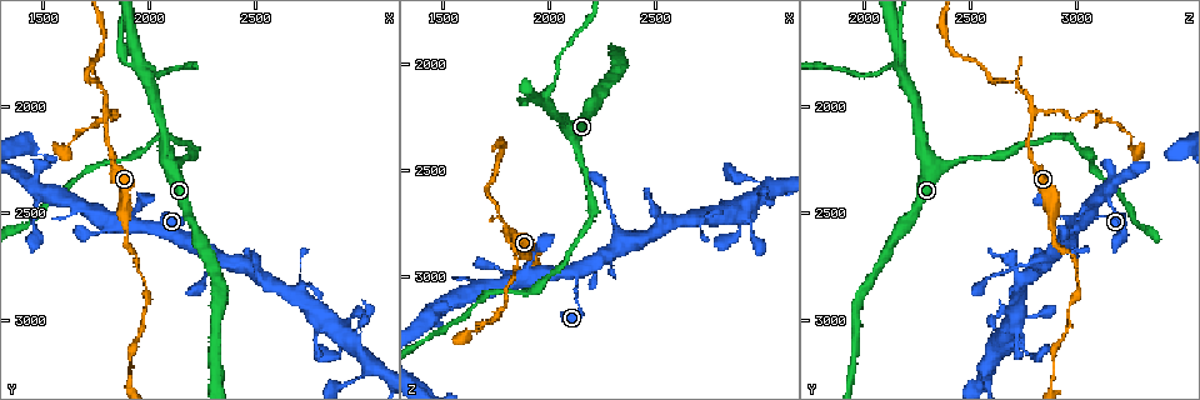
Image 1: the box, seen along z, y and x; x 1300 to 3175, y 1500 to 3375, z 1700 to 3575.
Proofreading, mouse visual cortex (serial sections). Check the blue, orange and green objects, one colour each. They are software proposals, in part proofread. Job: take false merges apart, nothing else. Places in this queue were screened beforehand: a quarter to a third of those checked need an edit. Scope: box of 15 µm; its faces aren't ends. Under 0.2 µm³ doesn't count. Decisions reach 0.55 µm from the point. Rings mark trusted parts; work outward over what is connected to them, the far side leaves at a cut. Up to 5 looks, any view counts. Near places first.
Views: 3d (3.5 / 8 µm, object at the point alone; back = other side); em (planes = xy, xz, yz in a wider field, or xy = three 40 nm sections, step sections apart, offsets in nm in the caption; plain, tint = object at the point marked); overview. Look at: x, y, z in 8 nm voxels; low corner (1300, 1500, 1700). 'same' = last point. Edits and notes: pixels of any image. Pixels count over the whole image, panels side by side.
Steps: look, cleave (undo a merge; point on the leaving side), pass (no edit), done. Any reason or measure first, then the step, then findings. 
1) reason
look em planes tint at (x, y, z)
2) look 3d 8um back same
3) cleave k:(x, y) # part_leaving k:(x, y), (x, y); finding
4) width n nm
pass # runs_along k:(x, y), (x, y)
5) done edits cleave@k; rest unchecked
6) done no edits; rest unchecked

two arms in line, one across
look 3d 3.5um at (1800, 2050, 2790)

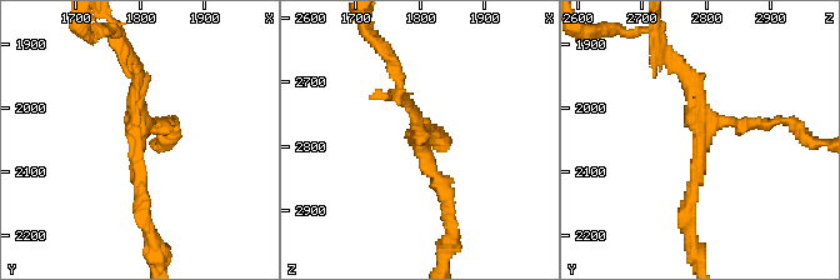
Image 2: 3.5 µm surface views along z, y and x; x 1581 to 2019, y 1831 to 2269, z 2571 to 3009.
arms 3; arm_widths 150, 200, 200 nm; need the tissue
look em xy step 3 tint at (1800, 2045, 2790)

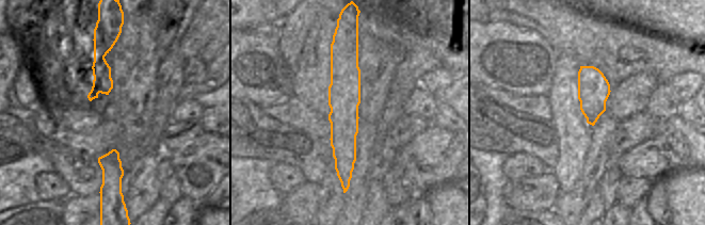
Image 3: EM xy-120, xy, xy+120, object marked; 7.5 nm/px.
look em xy step 1 tint same

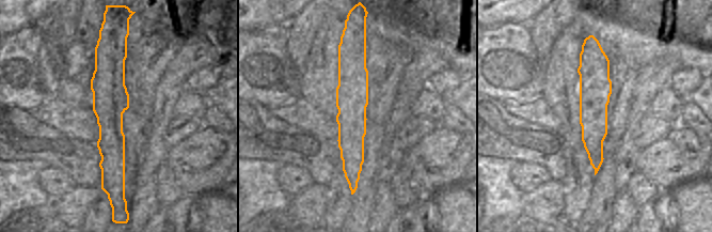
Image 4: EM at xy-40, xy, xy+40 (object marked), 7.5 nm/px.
pass # runs_along 4:(112, 43), (112, 173), (122, 184); all the same cell

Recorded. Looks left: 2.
look 3d 3.5um back at (1970, 1810, 2160)

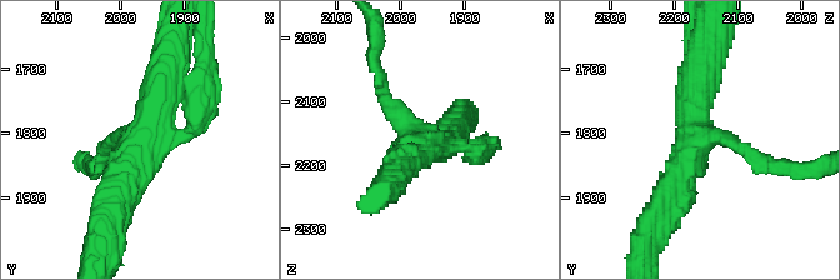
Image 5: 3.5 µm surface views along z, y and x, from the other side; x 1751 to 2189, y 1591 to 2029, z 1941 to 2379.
arms 4; arm_widths 150, 200, 450, 450 nm; need the tissue
look em planes tint at (1980, 1820, 2165)

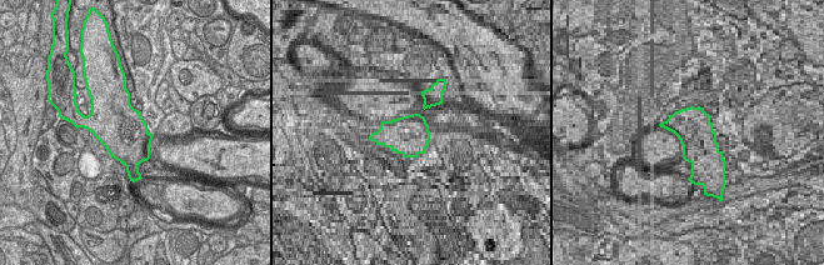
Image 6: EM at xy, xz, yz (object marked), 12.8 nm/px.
pass # runs_along 5:(114, 211), (168, 66); one cell here

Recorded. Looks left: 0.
done no edits; rest unchecked

